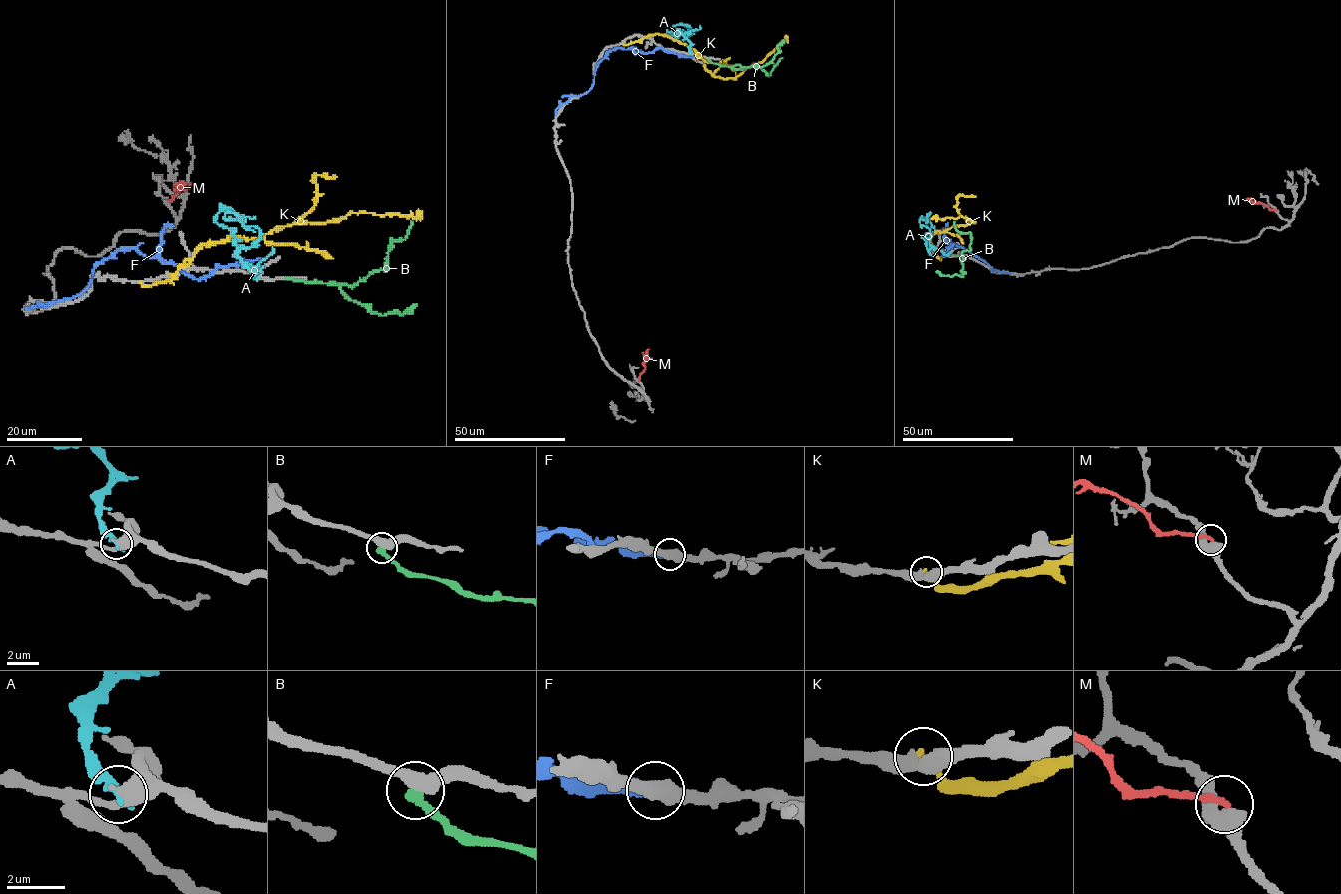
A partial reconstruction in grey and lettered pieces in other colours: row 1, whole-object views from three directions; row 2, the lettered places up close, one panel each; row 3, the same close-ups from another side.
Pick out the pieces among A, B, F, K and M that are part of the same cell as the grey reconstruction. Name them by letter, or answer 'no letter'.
M

